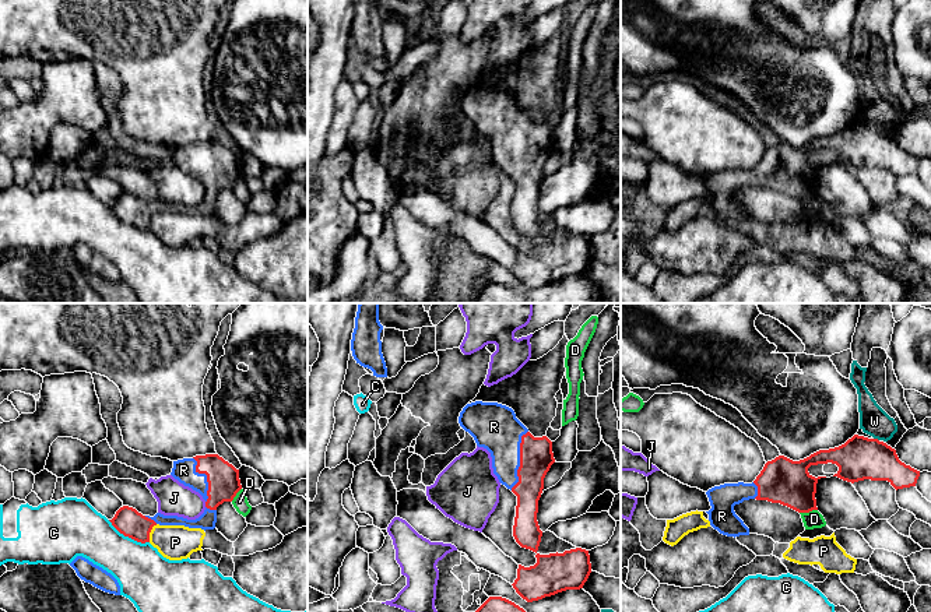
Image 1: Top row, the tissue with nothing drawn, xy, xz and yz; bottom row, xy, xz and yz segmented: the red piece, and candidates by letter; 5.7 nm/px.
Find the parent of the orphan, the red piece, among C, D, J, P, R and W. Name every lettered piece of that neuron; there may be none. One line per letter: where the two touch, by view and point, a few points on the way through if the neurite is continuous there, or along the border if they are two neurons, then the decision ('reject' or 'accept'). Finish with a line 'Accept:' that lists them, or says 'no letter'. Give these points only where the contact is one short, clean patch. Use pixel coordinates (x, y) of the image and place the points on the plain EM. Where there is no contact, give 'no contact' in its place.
C: contact xy (129, 224); border xy (108, 207), (125, 222), (148, 229); reject
D: contact yz (808, 199); border yz (817, 196), (800, 200); reject
J: contact xy (206, 192); reject
P: contact xy (150, 218); reject
R: contact xz (520, 147); accept
W: contact yz (877, 126); reject
Accept: R

